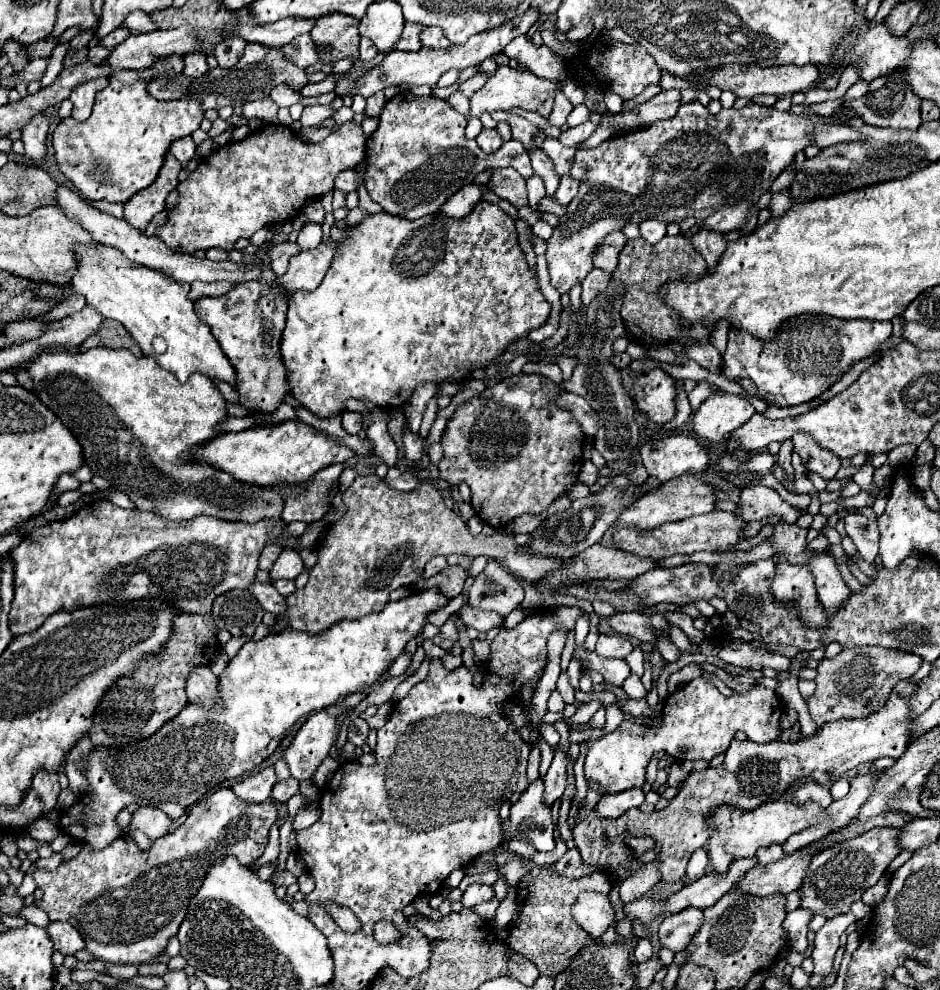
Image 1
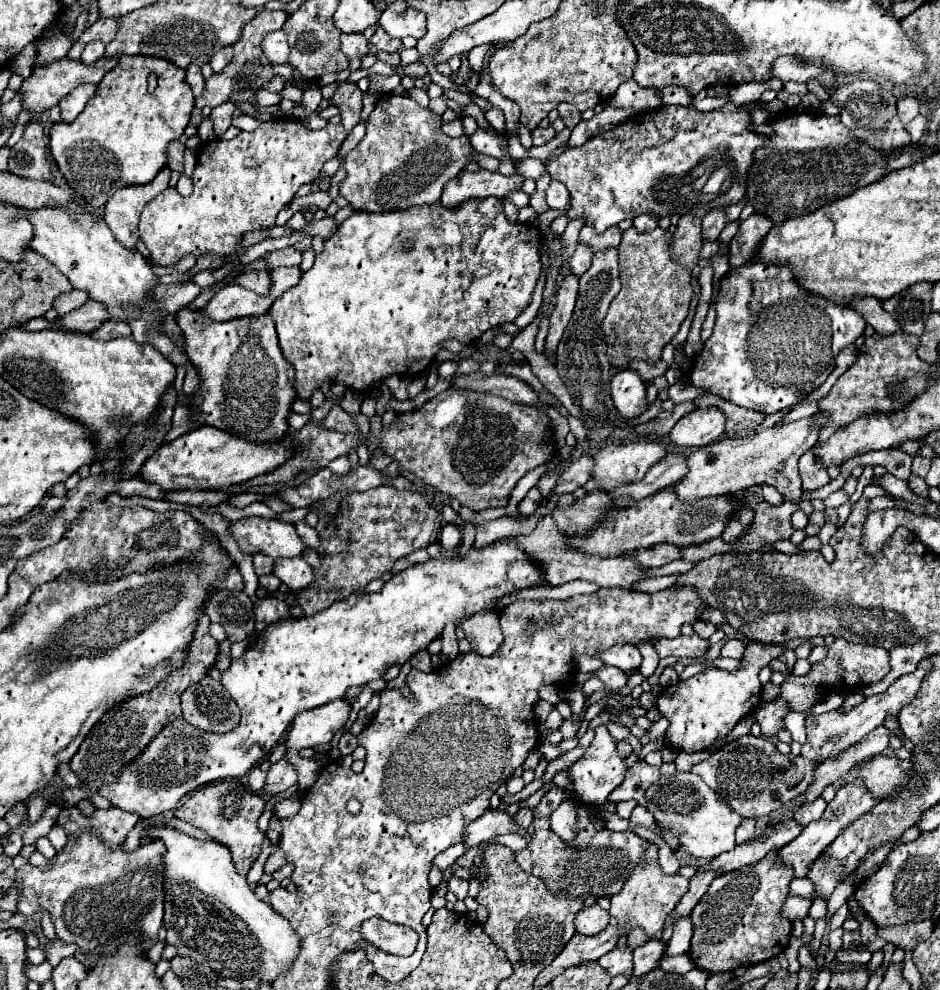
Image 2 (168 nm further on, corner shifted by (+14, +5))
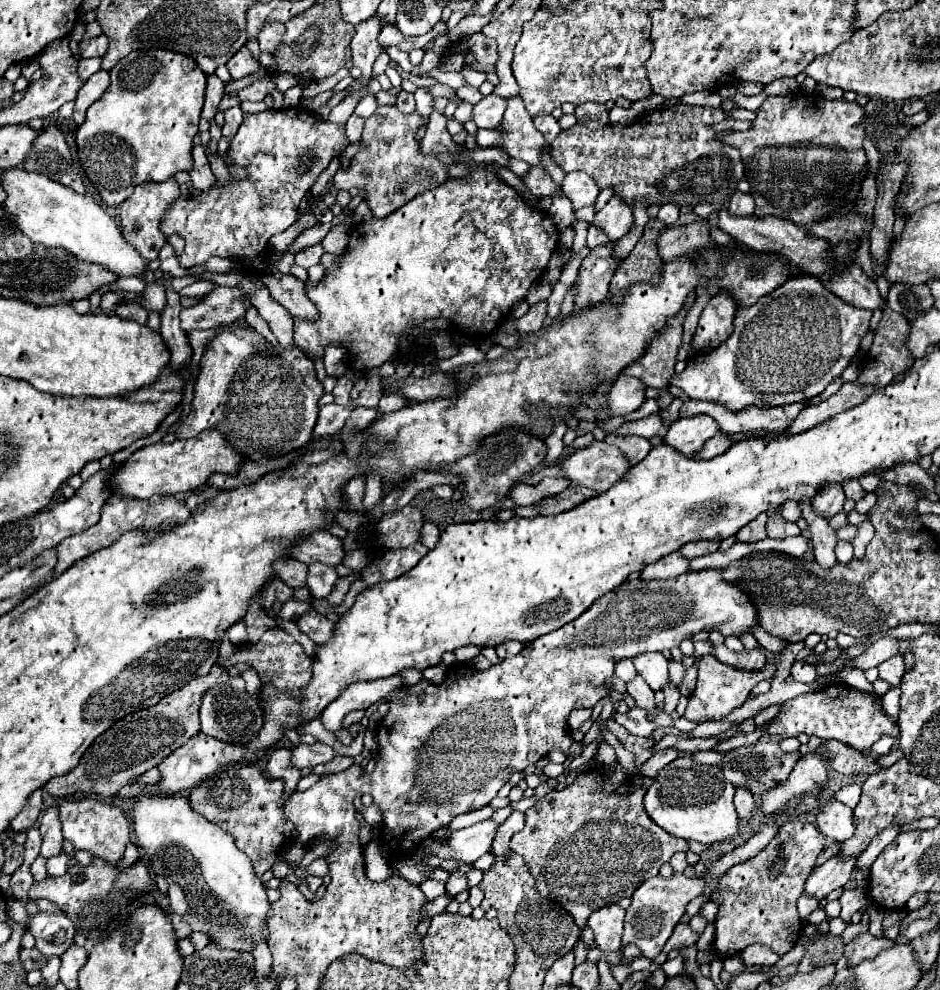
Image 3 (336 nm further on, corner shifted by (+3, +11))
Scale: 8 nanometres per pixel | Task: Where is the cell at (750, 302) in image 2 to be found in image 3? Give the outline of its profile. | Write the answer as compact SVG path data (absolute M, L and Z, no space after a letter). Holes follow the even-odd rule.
M793 274L753 306L737 306L731 336L715 350L693 356L687 362L687 368L671 378L671 384L679 386L689 398L721 402L735 412L747 406L771 408L803 402L821 394L827 384L841 376L853 354L859 350L861 338L869 332L869 318L869 310L845 304L839 296L825 290L817 278L809 274Z

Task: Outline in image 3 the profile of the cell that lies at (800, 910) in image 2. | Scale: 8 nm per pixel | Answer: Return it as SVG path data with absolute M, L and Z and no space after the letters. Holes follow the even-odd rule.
M833 856L823 866L815 866L815 870L811 872L811 876L805 882L803 894L823 900L831 890L843 888L849 882L853 864L855 864L855 858L841 862L841 860L837 860L837 856Z

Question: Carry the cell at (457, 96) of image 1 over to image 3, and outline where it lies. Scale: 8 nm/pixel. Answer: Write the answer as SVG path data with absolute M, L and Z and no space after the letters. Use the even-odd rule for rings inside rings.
M459 102L453 118L459 120L459 122L467 122L467 120L471 120L471 116L473 116L473 106L467 104L467 102Z

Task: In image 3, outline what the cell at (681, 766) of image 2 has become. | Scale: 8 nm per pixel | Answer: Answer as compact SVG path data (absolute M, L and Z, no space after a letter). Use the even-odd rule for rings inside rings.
M829 684L821 692L807 692L799 694L797 698L791 698L781 704L777 716L761 726L755 726L753 732L749 734L737 734L719 746L713 748L713 752L729 752L737 746L743 744L755 744L759 738L771 738L771 736L799 736L801 732L805 734L815 734L821 740L841 740L861 752L867 752L883 734L889 736L899 736L899 728L889 720L887 714L879 712L875 706L875 700L871 694L859 694L849 686L843 684Z

